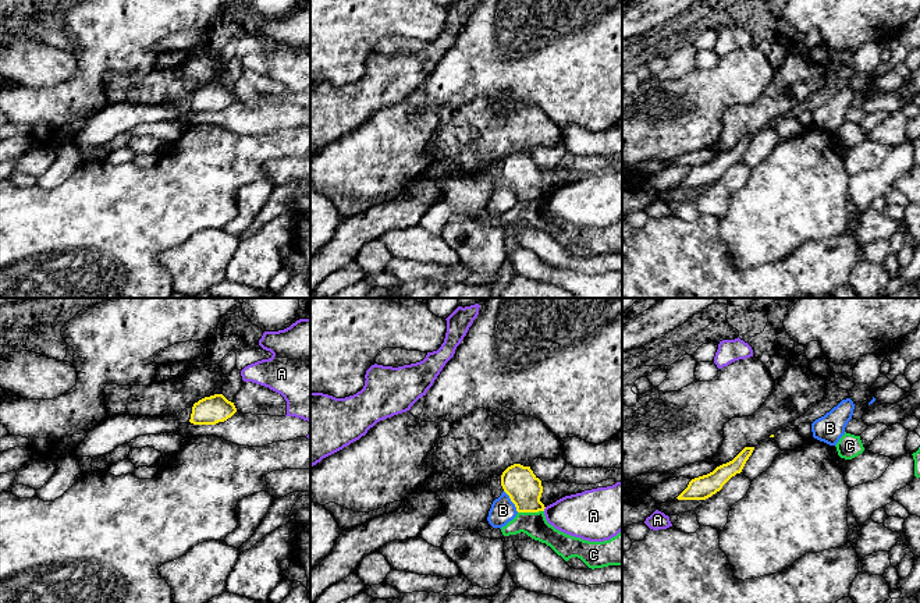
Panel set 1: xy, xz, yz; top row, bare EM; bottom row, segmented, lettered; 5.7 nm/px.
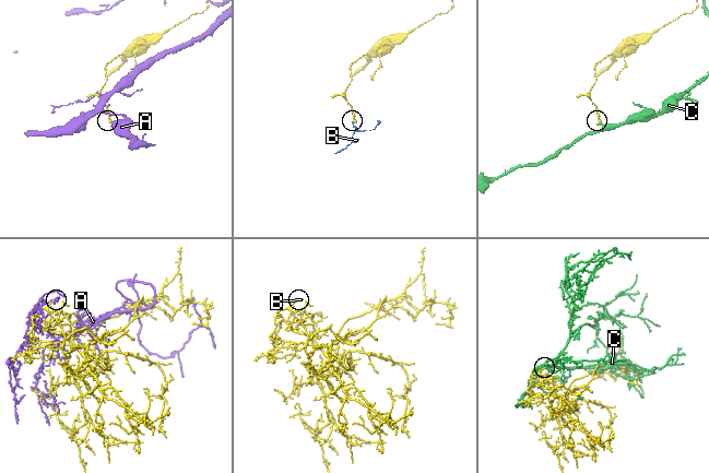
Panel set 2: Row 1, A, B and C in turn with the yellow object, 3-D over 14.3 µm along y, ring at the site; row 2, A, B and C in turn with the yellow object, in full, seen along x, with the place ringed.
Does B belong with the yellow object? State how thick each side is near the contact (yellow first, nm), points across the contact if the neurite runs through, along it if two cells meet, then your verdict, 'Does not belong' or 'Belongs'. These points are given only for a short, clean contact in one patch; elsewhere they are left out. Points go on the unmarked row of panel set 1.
Thickness 200 nm (yellow) against 150 nm. Boundary: xz (504, 178), (518, 199). Does not belong

